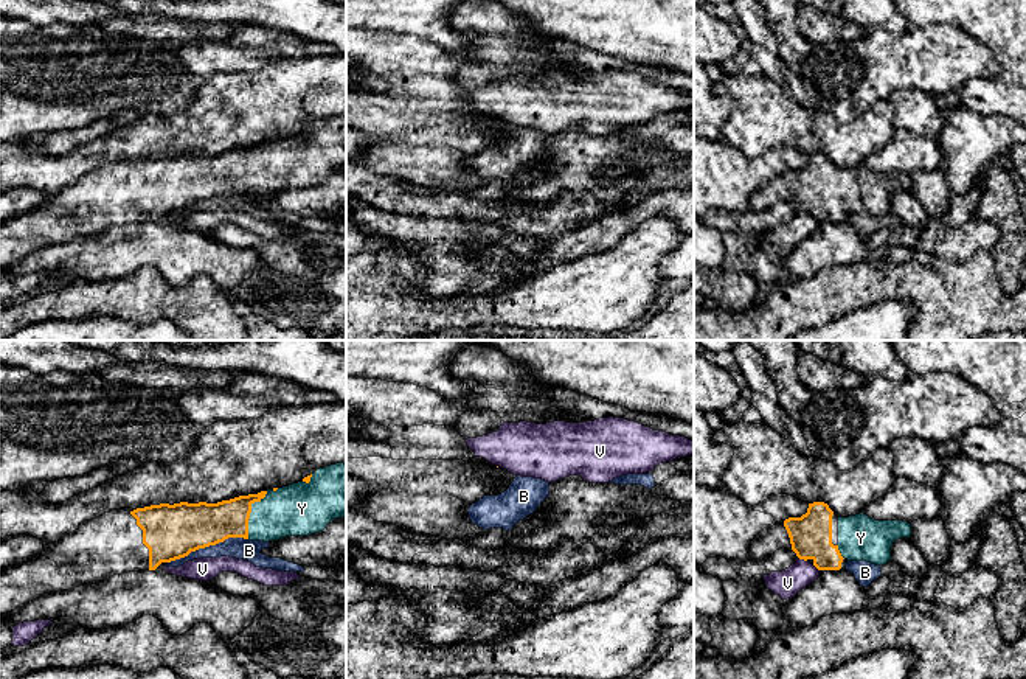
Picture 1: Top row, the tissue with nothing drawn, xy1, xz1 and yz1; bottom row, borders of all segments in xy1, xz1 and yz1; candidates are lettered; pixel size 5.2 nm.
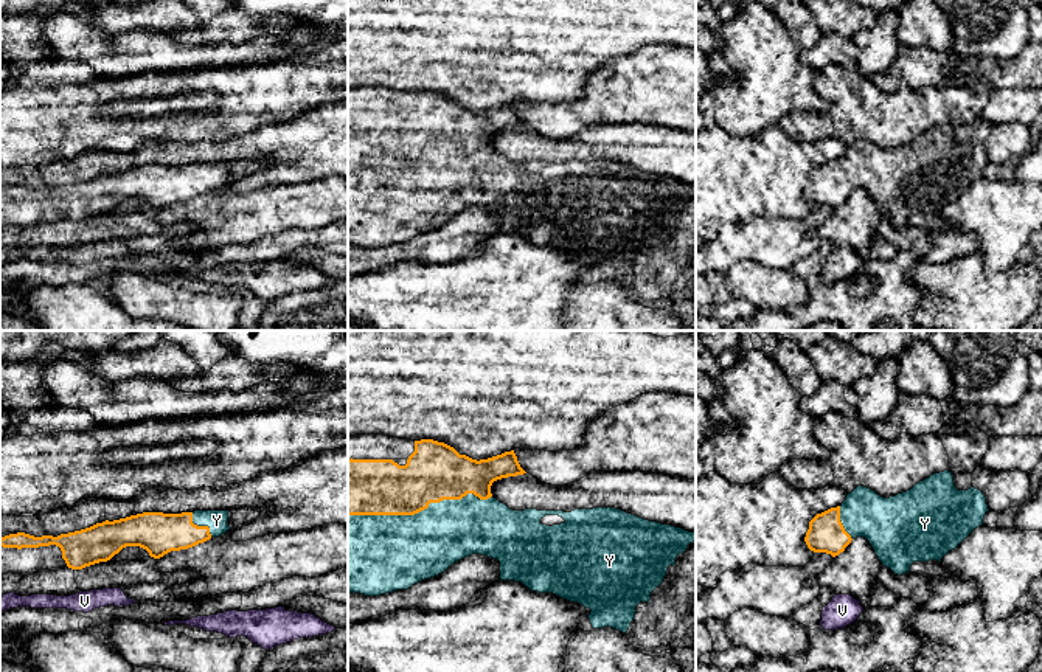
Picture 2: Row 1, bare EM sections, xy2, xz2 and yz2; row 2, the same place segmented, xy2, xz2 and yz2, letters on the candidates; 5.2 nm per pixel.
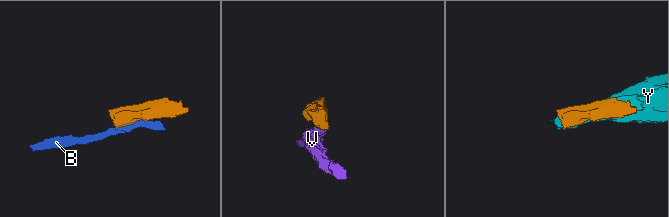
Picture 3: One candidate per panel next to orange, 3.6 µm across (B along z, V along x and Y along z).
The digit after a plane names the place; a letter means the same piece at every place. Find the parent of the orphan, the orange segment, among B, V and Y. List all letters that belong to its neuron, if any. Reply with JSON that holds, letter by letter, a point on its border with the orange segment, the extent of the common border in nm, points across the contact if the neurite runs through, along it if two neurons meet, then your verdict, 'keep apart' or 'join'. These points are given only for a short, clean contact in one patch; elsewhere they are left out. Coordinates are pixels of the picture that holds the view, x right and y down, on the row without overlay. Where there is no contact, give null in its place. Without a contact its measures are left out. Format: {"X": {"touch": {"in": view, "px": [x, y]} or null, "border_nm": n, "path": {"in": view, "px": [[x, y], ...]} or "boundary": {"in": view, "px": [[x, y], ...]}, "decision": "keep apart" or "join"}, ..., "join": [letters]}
{"B": {"touch": {"in": "xy1", "px": [207, 198]}, "border_nm": 440, "boundary": {"in": "xy1", "px": [[247, 190], [225, 190], [168, 215]]}, "decision": "keep apart"}, "V": {"touch": {"in": "yz1", "px": [803, 210]}, "border_nm": 50, "boundary": {"in": "yz1", "px": [[798, 208], [806, 213]]}, "decision": "keep apart"}, "Y": {"touch": {"in": "xz2", "px": [420, 163]}, "border_nm": 750, "decision": "join"}, "join": ["Y"]}

